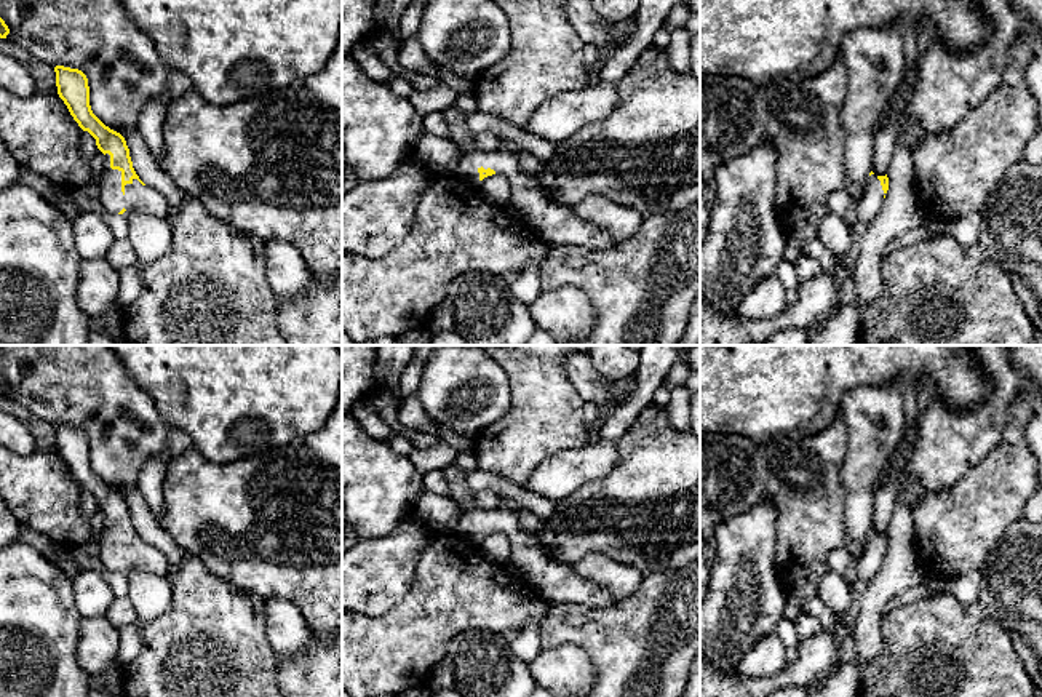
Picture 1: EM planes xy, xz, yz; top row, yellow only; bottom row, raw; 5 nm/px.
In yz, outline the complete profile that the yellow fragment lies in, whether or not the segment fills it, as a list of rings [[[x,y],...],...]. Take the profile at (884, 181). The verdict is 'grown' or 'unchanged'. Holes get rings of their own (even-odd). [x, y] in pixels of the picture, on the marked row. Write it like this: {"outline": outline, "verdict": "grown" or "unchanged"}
{"outline": [[[869,173],[869,177],[863,187],[861,198],[853,203],[850,211],[850,219],[857,227],[868,225],[876,219],[884,203],[885,193],[889,190],[889,177],[885,176],[874,176]]], "verdict": "grown"}

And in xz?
{"outline": [[[511,145],[492,152],[475,149],[463,153],[455,174],[475,184],[495,173],[507,176],[511,185],[508,209],[550,243],[595,251],[617,245],[609,233],[577,217],[572,208],[551,203],[543,189],[532,187],[529,174],[519,168],[518,153]]], "verdict": "grown"}

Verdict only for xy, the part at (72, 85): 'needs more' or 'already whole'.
needs more

